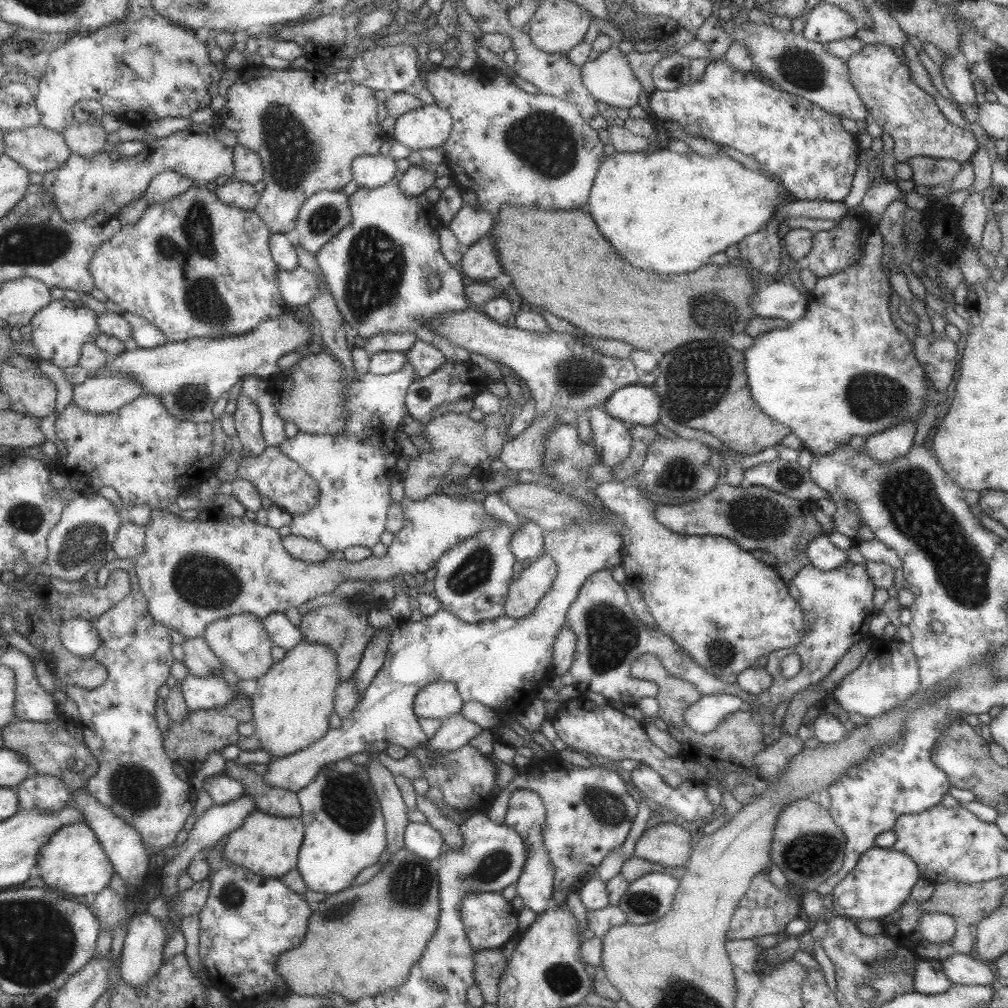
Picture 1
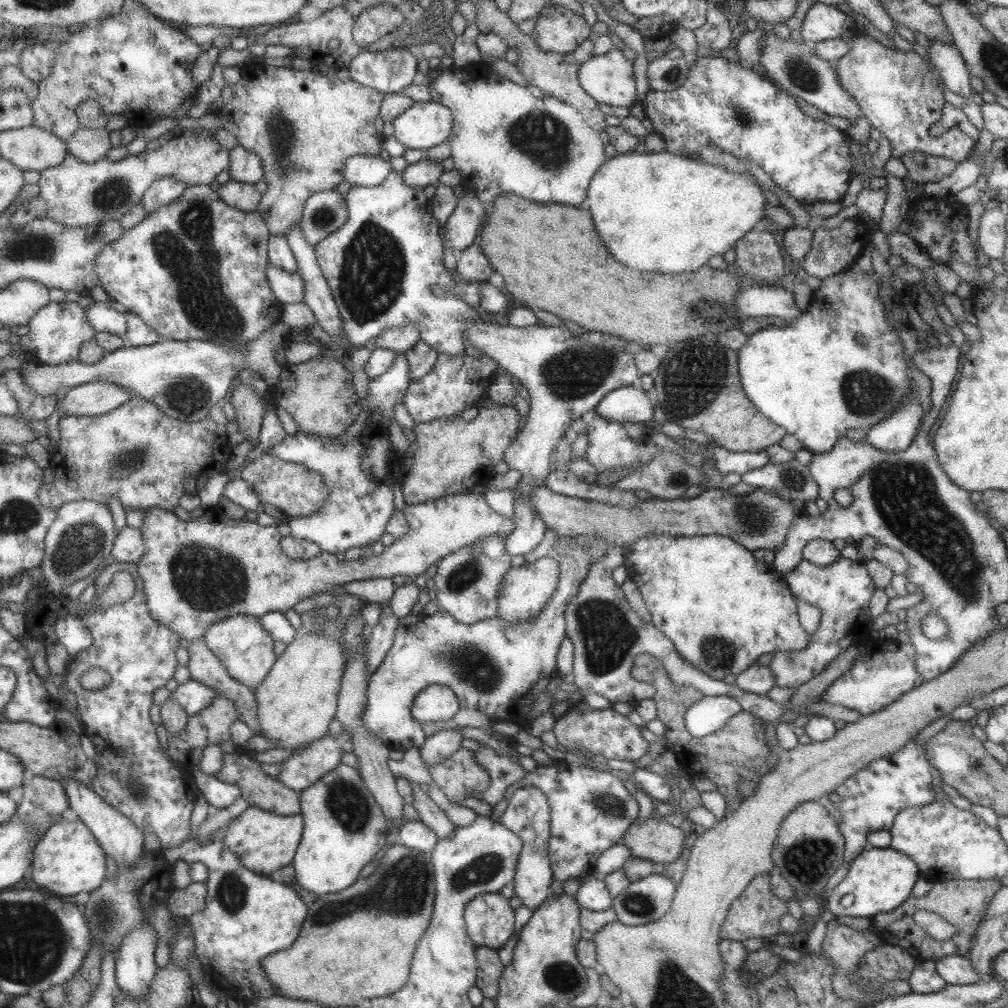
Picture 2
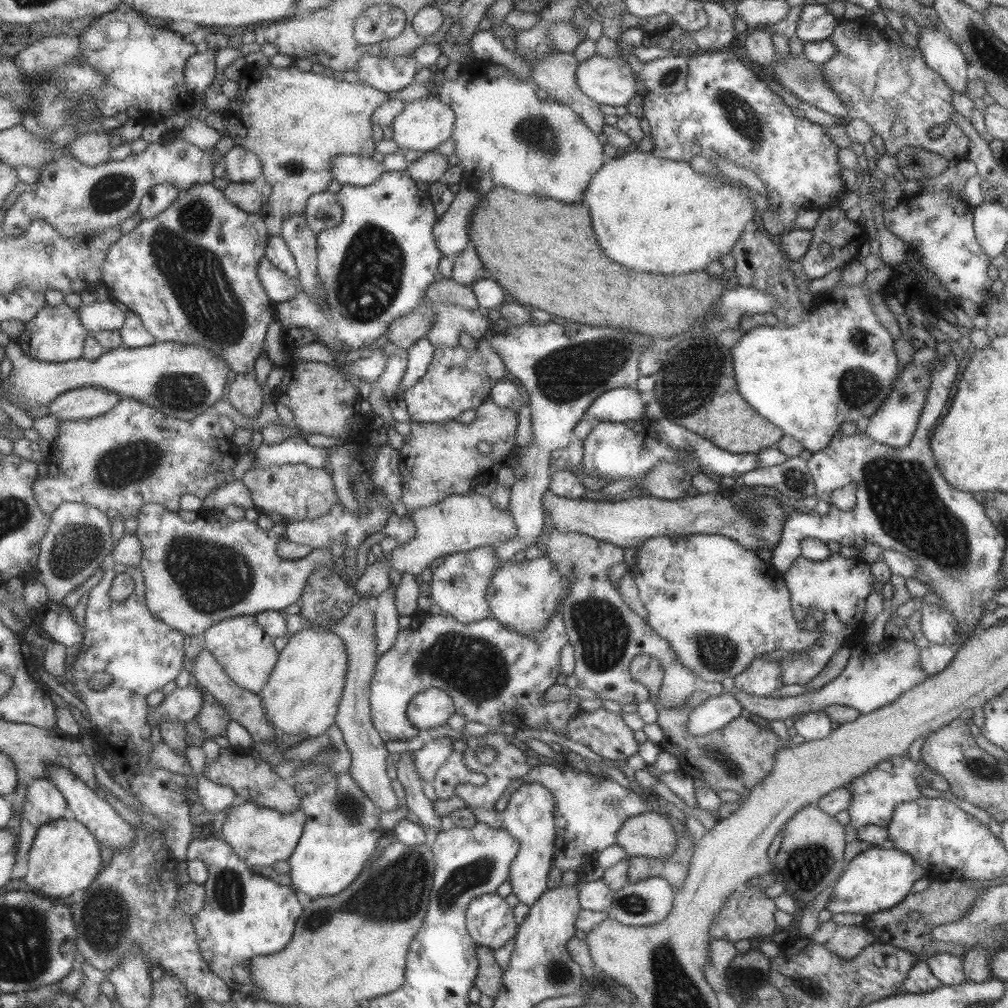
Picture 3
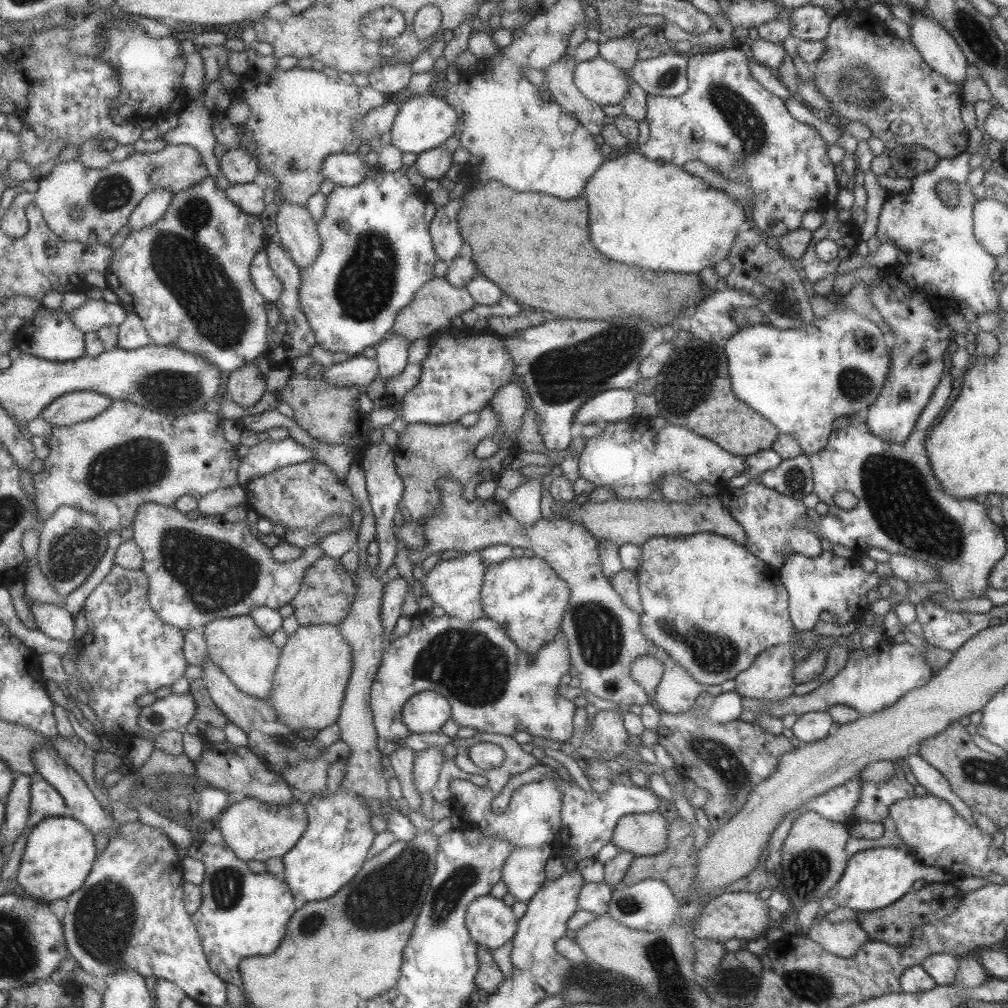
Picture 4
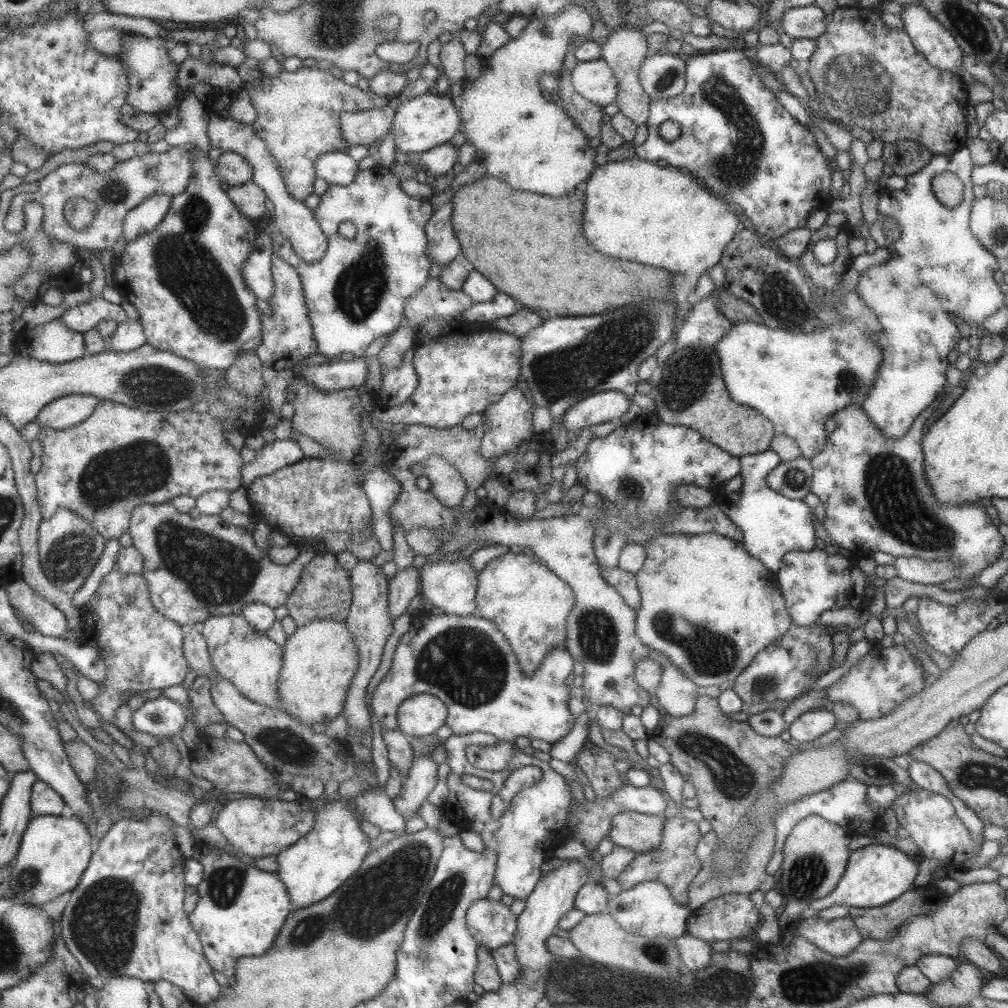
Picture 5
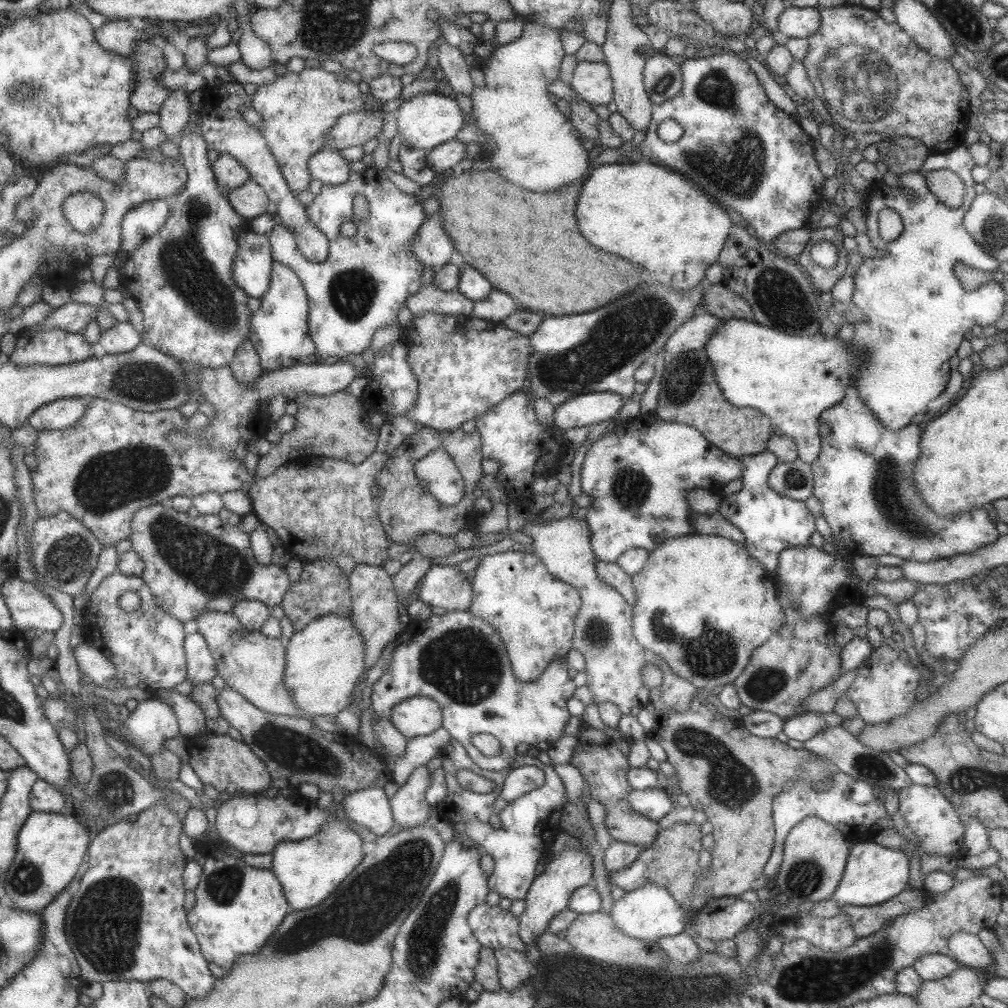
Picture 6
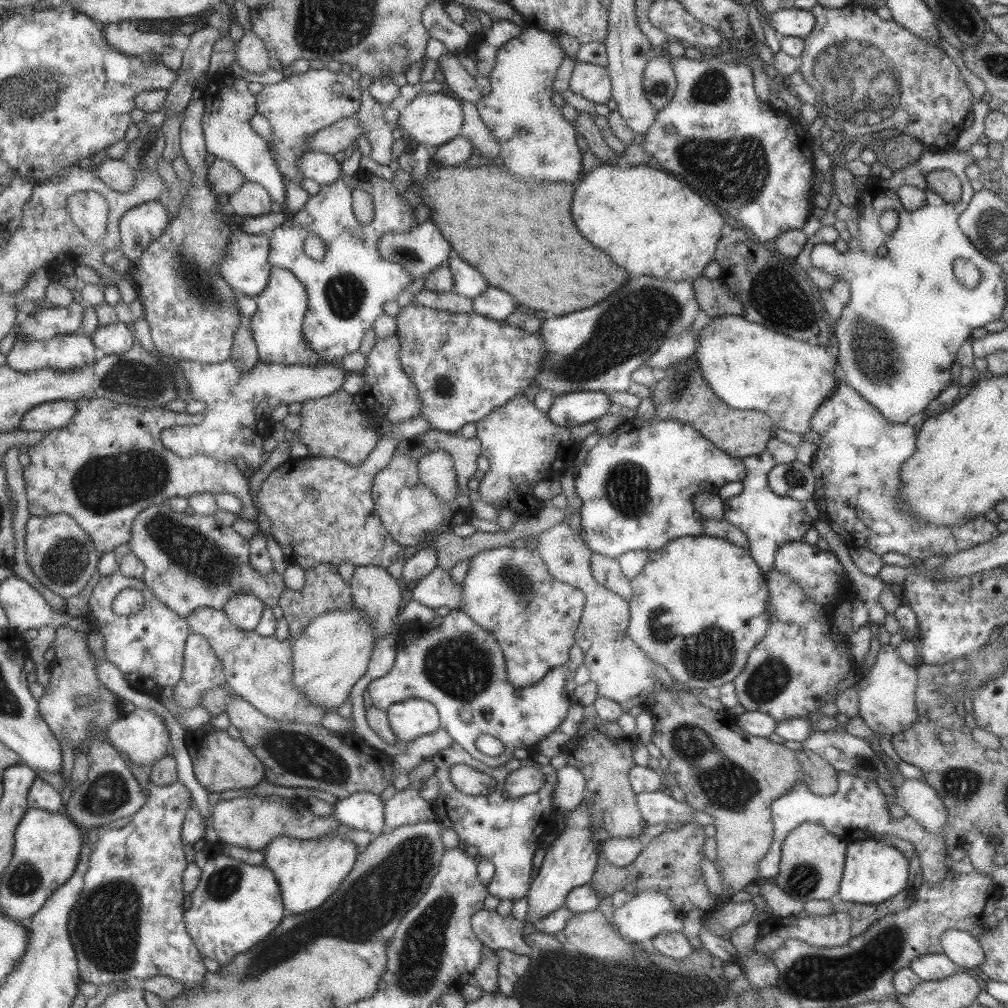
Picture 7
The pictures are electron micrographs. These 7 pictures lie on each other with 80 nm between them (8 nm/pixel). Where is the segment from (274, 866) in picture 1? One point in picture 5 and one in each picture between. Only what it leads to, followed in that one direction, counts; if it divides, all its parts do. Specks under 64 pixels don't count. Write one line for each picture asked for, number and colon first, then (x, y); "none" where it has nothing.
2: (263, 840)
3: (259, 836)
4: (253, 830)
5: (257, 827)

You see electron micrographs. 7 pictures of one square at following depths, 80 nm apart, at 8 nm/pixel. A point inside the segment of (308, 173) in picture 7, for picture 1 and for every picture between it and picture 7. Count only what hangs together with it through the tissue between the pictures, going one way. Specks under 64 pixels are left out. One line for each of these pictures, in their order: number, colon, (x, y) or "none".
1: (371, 171)
2: (359, 170)
3: (354, 170)
4: (343, 169)
5: (335, 167)
6: (326, 165)

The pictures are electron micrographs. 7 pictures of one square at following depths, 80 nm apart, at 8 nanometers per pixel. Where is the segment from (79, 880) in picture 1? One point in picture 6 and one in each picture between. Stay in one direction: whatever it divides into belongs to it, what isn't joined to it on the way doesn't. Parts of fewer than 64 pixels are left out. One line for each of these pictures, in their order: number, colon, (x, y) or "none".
2: (66, 859)
3: (64, 856)
4: (58, 852)
5: (53, 851)
6: (49, 848)

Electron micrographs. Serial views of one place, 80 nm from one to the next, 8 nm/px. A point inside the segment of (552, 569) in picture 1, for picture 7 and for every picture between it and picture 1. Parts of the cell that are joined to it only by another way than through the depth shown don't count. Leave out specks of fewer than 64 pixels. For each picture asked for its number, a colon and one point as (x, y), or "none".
2: (523, 591)
3: (522, 596)
4: (524, 596)
5: (529, 605)
6: (532, 612)
7: (534, 617)

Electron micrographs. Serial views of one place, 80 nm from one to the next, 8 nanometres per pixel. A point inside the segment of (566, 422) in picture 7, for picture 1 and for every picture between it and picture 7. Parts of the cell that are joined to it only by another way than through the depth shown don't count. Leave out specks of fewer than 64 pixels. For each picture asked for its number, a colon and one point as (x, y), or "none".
1: (633, 404)
2: (624, 404)
3: (617, 405)
4: (612, 405)
5: (600, 407)
6: (586, 410)

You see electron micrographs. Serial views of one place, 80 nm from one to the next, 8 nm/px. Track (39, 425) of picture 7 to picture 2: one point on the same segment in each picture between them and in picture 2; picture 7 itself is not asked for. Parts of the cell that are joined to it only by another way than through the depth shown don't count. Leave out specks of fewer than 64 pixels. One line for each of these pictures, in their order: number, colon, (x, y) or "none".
2: (96, 398)
3: (78, 403)
4: (74, 407)
5: (64, 412)
6: (61, 413)

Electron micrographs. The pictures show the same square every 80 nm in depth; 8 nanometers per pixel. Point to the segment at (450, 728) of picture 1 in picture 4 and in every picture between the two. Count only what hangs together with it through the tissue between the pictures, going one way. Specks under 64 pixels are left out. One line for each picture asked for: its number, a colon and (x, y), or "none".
2: (438, 746)
3: (427, 759)
4: (426, 763)

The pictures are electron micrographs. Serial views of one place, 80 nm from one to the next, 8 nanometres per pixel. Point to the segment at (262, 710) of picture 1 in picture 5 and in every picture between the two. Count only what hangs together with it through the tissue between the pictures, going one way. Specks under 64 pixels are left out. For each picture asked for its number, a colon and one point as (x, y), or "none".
2: (296, 701)
3: (301, 696)
4: (314, 665)
5: (319, 659)

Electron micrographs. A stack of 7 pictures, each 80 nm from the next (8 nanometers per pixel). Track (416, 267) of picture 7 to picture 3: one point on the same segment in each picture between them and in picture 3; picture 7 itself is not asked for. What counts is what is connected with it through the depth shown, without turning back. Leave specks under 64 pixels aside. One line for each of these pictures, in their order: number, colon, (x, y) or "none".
3: (450, 234)
4: (445, 238)
5: (441, 246)
6: (430, 246)

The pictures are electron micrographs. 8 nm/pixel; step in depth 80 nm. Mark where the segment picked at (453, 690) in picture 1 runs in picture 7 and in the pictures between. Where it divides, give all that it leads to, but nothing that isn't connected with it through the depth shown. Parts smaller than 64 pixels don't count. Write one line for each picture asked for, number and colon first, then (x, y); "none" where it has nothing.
2: (435, 702)
3: (430, 708)
4: (426, 711)
5: (419, 715)
6: (417, 716)
7: (413, 717)

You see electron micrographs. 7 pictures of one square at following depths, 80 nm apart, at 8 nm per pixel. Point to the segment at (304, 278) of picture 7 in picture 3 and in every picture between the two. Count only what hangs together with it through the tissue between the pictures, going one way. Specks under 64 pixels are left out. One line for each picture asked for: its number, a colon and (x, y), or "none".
3: (374, 266)
4: (350, 295)
5: (356, 292)
6: (364, 280)

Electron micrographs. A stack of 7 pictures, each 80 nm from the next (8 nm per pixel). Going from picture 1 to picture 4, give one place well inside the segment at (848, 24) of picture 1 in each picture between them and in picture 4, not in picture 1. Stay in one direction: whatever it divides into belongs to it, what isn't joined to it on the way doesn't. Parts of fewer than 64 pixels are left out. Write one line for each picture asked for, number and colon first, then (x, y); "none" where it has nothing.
2: (822, 22)
3: (814, 23)
4: (807, 22)

